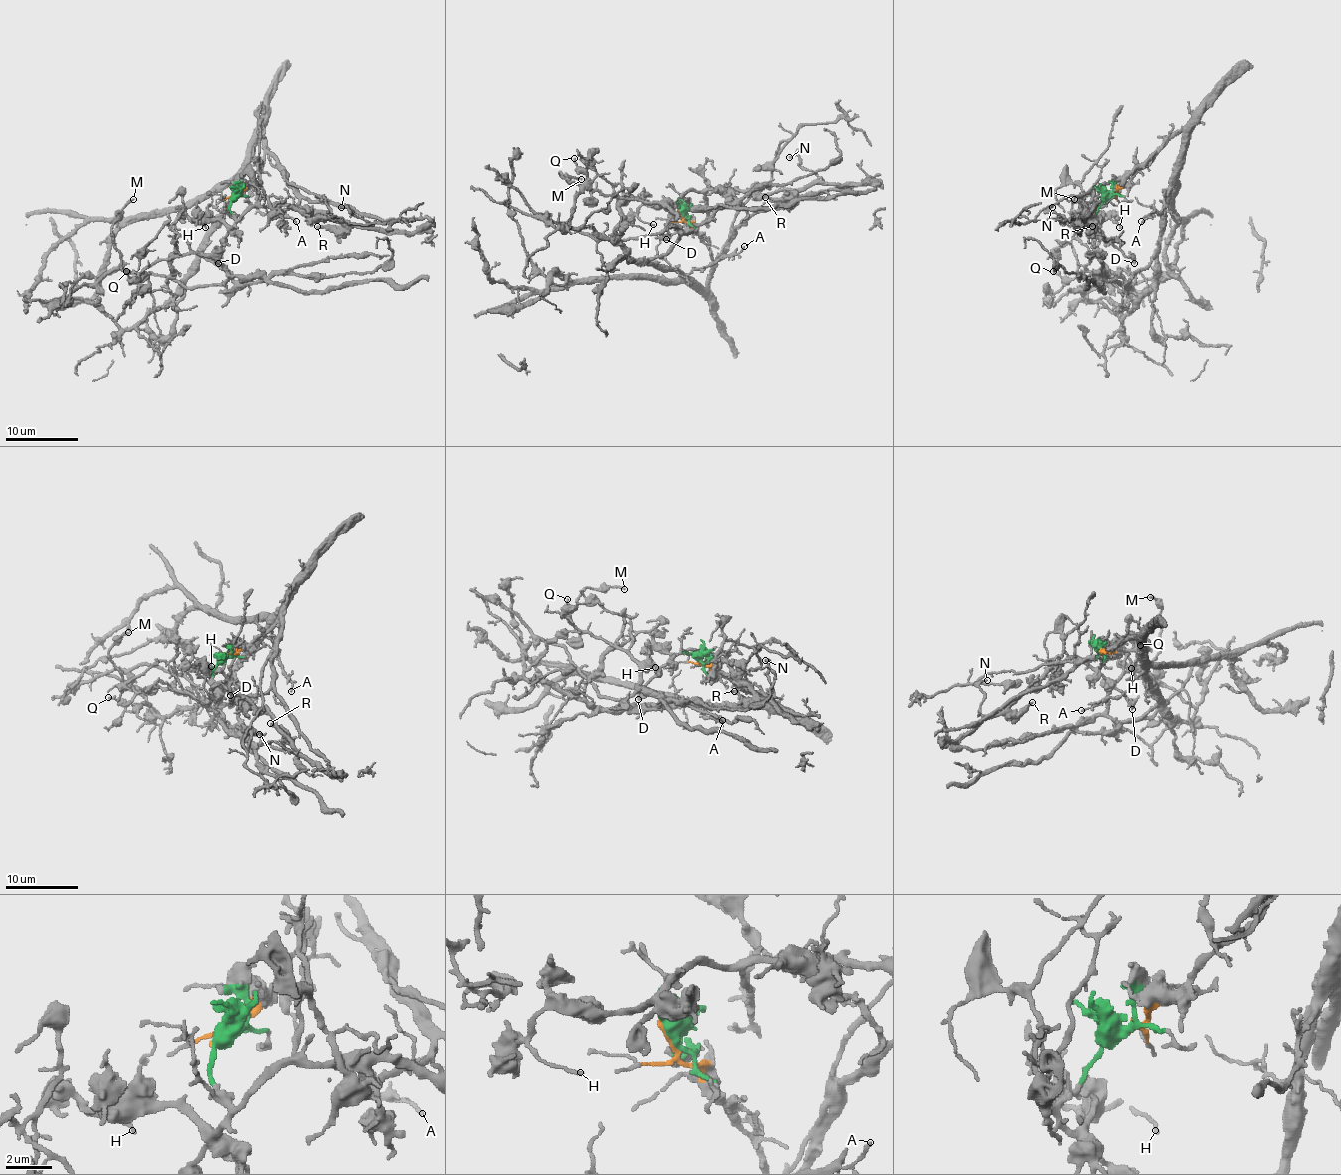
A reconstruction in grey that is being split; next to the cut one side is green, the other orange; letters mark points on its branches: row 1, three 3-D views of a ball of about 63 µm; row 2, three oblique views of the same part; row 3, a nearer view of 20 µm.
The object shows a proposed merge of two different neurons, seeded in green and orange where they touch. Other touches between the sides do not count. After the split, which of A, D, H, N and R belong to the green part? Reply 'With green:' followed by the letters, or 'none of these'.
With green: D, H, N, R

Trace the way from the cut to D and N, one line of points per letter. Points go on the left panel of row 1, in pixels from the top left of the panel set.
D: (233, 196), (229, 215), (234, 222), (218, 249), (218, 264)
N: (233, 196), (229, 209), (238, 218), (253, 206), (291, 206), (369, 224), (342, 207)

